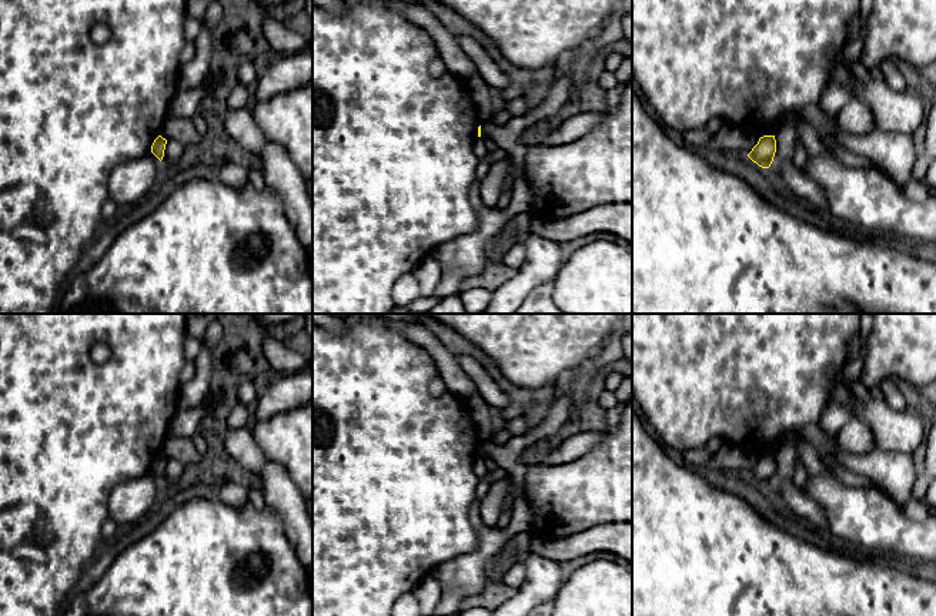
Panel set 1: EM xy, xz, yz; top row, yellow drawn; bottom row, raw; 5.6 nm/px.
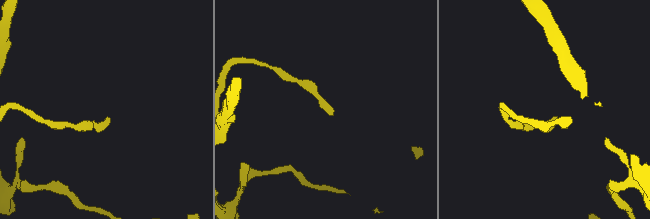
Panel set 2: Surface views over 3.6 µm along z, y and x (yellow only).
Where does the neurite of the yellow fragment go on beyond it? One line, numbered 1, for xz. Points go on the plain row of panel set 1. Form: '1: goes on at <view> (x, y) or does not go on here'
1: does not go on here

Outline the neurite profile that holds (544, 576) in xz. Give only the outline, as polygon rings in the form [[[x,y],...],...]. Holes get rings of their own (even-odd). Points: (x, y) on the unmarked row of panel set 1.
[[[529,555],[524,566],[526,576],[518,593],[492,609],[492,616],[526,616],[538,605],[554,602],[564,583],[561,563],[539,555]]]

